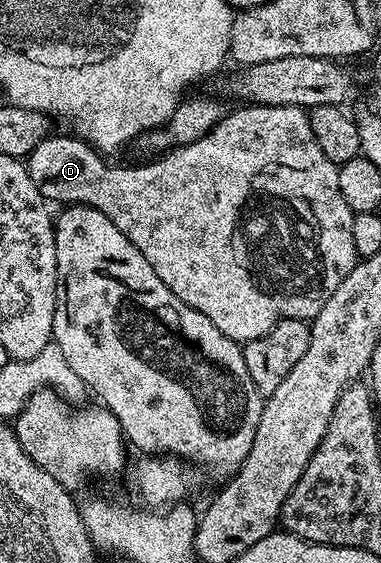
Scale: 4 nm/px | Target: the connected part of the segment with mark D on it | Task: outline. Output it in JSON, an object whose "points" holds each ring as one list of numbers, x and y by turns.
{"points":[[249,105,236,107,233,113,225,112,218,124,202,139,198,139,189,145,177,145,157,156,155,159,148,159,145,165,132,165,127,169,124,165,107,165,105,158,97,150,93,149,89,142,75,136,55,137,49,135,45,137,34,151,26,158,28,174,30,179,34,179,34,187,44,196,45,202,61,201,61,206,85,205,94,207,94,211,102,211,142,255,146,255,146,263,154,267,154,272,158,274,158,279,186,303,186,307,194,307,194,311,202,311,222,335,226,335,232,341,243,343,253,341,262,335,266,335,277,325,279,321,286,319,298,319,308,321,326,307,326,299,338,291,338,283,356,265,358,260,356,248,354,247,354,219,353,211,346,207,346,199,342,199,342,191,338,191,338,167,326,155,322,155,322,147,318,147,318,139,314,139,314,127,310,127,308,118,309,110,301,109,298,105,287,105,278,107,277,105]]}

